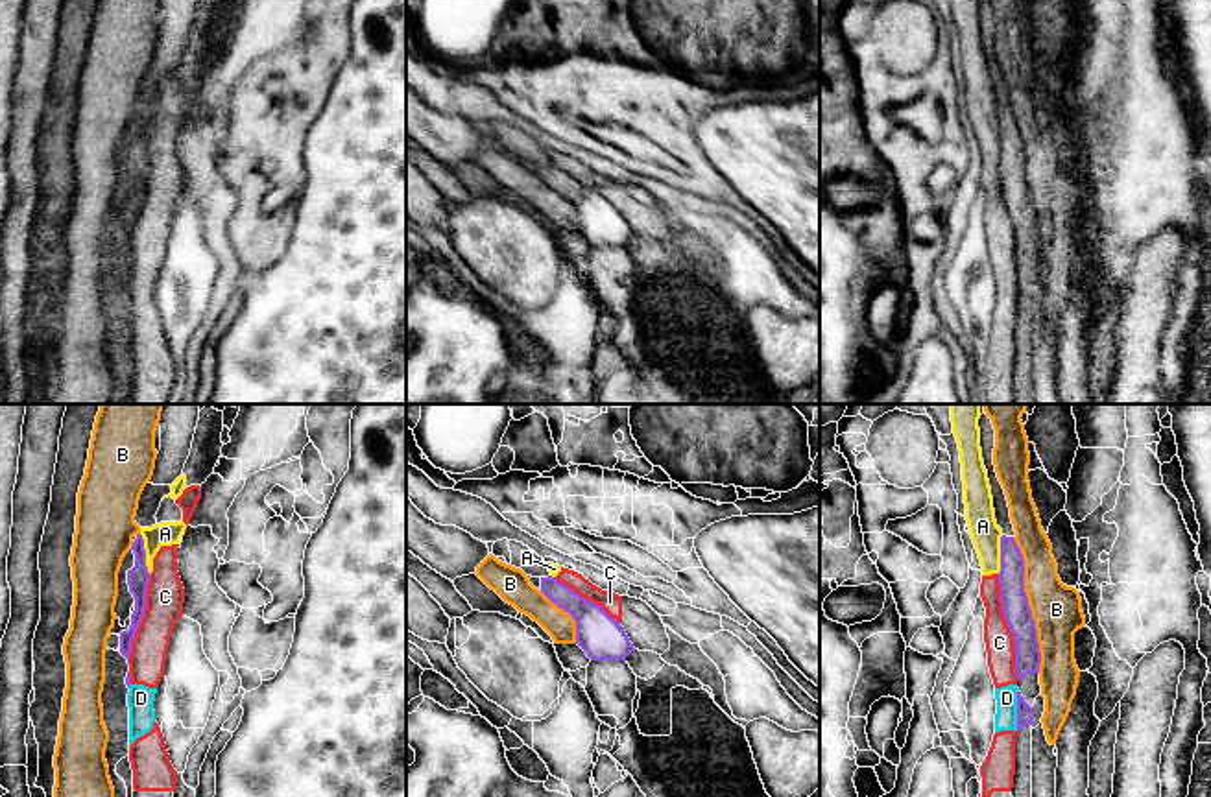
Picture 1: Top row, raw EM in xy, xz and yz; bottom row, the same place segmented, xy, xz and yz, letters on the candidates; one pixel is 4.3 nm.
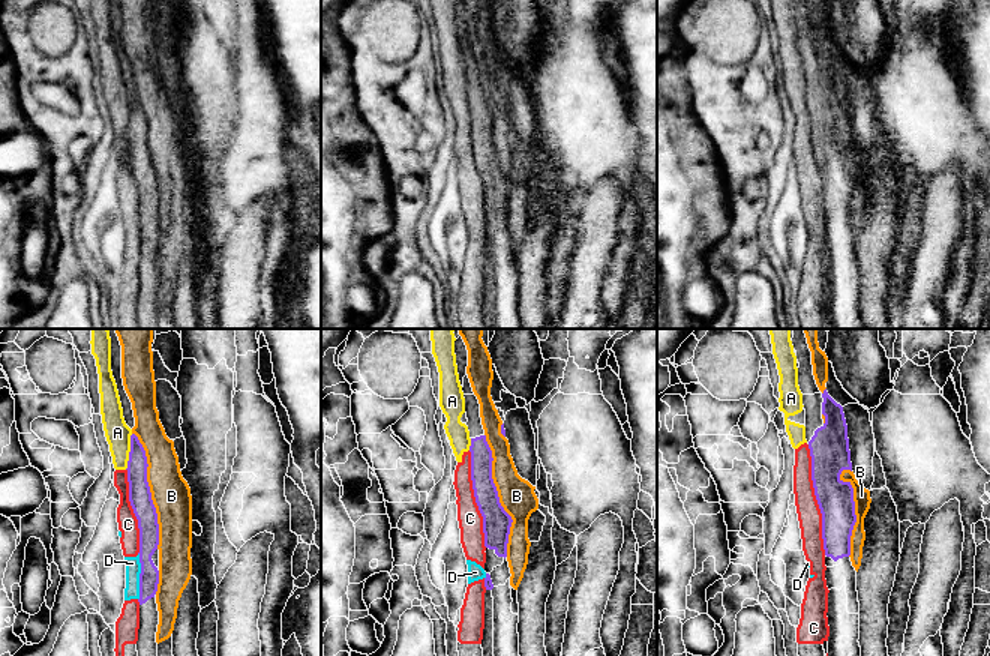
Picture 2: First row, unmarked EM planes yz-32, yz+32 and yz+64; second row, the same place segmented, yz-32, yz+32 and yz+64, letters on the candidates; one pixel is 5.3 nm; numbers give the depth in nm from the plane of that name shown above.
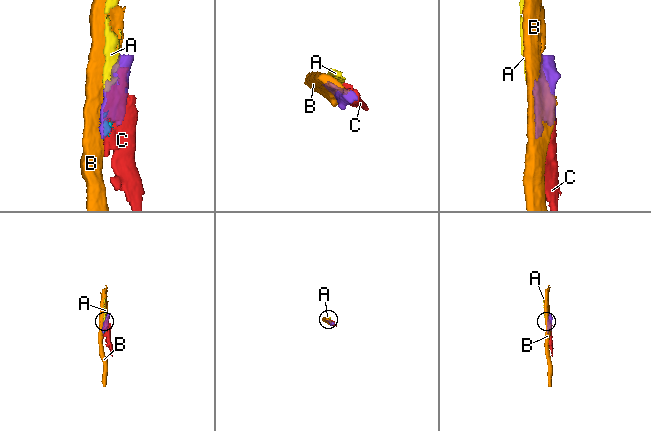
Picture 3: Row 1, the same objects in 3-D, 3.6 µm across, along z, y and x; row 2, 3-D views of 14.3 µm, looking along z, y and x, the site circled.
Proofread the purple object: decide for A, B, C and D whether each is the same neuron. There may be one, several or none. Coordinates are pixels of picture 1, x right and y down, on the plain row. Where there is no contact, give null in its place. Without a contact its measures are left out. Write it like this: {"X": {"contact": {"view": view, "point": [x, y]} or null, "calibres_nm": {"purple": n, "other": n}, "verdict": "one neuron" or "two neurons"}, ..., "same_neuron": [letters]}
{"A": {"contact": {"view": "xy", "point": [144, 141]}, "calibres_nm": {"purple": 100, "other": 110}, "verdict": "two neurons"}, "B": {"contact": {"view": "yz", "point": [1029, 192]}, "calibres_nm": {"purple": 120, "other": 220}, "verdict": "two neurons"}, "C": {"contact": {"view": "yz", "point": [1008, 213]}, "calibres_nm": {"purple": 120, "other": 130}, "verdict": "two neurons"}, "D": {"contact": {"view": "yz", "point": [1018, 297]}, "calibres_nm": {"purple": 80, "other": 100}, "verdict": "two neurons"}, "same_neuron": []}

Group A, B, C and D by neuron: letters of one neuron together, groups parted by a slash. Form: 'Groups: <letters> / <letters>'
Groups: A C D / B

